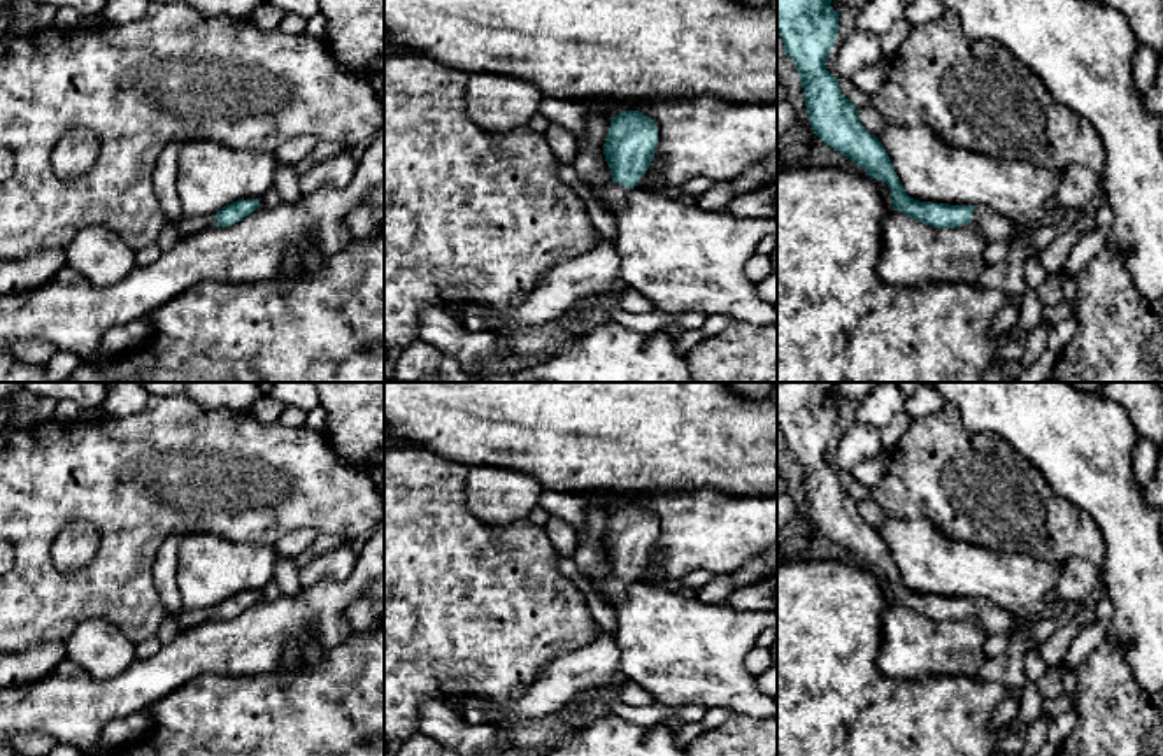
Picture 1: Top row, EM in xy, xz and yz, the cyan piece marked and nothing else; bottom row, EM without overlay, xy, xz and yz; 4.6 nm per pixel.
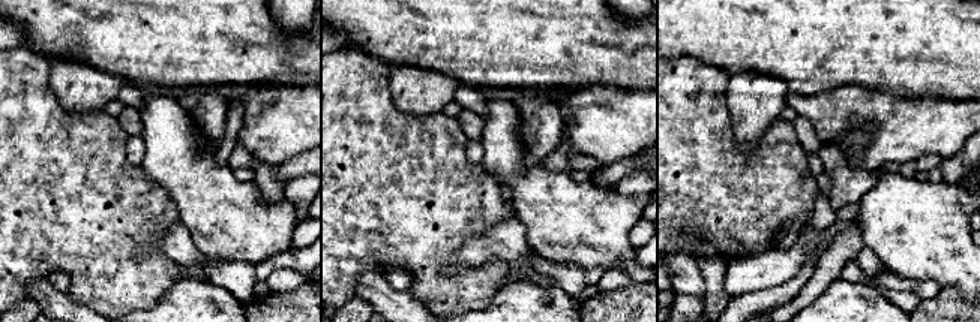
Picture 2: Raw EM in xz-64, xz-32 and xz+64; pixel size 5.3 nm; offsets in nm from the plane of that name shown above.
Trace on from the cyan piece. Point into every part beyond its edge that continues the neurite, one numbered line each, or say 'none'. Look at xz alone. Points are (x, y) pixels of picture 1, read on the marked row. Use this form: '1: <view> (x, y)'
1: xz (611, 195)

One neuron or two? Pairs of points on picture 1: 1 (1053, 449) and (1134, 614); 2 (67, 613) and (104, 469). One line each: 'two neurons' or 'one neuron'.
1: one neuron
2: one neuron

